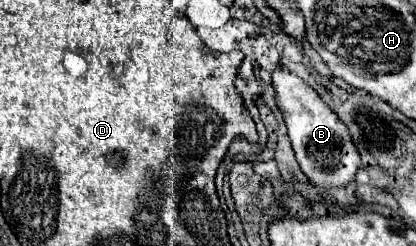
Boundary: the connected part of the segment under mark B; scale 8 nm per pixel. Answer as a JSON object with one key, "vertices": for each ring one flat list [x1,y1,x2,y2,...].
{"vertices":[[287,70,273,72,275,102,283,114,295,158,301,166,301,172,307,176,309,184,319,190,345,188,355,180,357,170,361,168,361,158,357,148,351,142,347,126,329,110,329,106,309,88,301,78,293,76]]}

